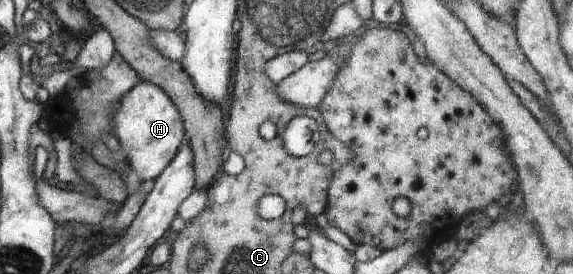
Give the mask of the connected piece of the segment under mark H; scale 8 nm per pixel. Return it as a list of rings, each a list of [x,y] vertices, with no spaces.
[[[141,80],[128,94],[116,104],[112,114],[112,132],[120,142],[117,155],[130,166],[130,170],[144,182],[156,181],[156,178],[172,163],[186,137],[184,122],[174,100],[164,88]]]

